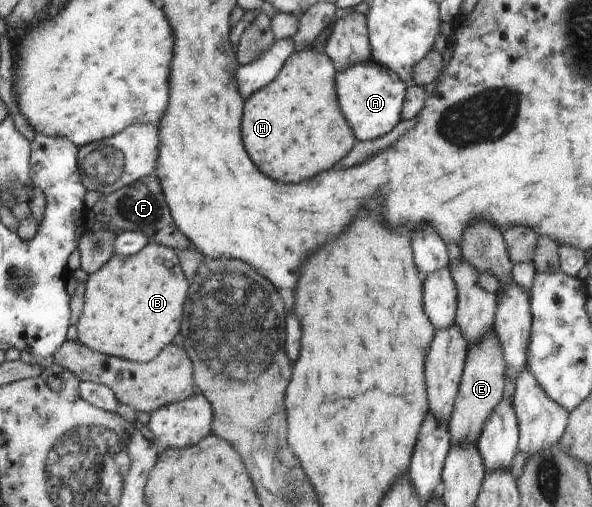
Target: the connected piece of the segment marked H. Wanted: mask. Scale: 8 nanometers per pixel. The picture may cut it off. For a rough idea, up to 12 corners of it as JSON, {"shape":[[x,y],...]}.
{"shape":[[309,48],[245,99],[262,173],[300,183],[356,141],[336,66]]}

